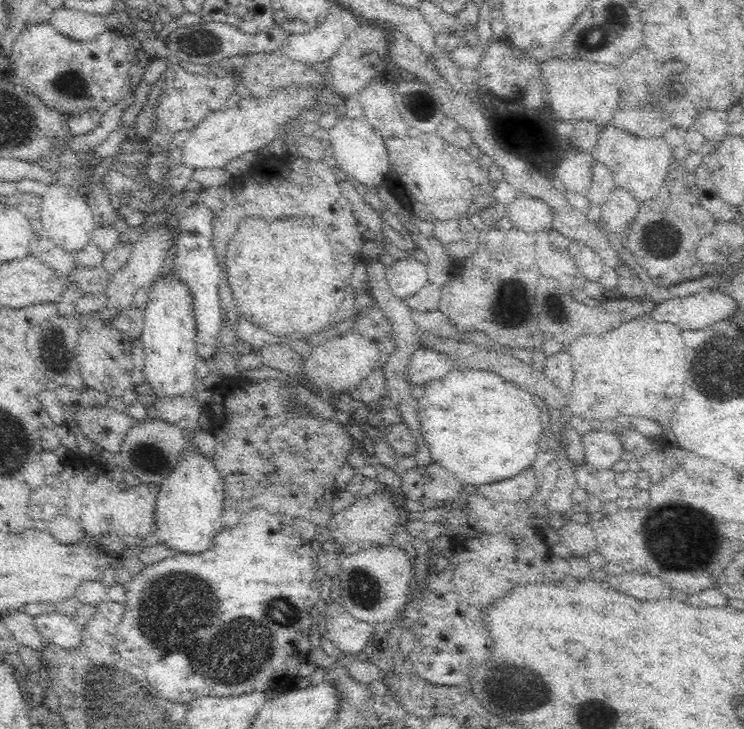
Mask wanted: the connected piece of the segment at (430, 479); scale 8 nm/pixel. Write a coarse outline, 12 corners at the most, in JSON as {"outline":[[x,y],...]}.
{"outline":[[435,461],[422,471],[423,496],[452,500],[461,484]]}

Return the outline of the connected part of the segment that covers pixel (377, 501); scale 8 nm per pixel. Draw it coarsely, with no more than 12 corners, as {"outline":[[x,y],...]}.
{"outline":[[383,486],[327,525],[341,545],[391,545],[398,506]]}

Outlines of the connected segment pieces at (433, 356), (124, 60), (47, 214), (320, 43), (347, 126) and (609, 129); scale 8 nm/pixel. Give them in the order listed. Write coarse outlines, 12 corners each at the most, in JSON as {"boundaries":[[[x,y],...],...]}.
{"boundaries":[[[431,348],[410,355],[407,379],[426,384],[457,368]],[[28,22],[12,72],[48,107],[102,116],[130,97],[136,50]],[[54,183],[41,196],[44,232],[74,252],[95,222],[83,193]],[[334,2],[304,34],[275,52],[307,66],[328,62],[361,21]],[[363,118],[327,131],[330,153],[350,179],[387,182],[385,142]],[[608,124],[591,152],[616,187],[652,200],[673,161],[662,135]]]}

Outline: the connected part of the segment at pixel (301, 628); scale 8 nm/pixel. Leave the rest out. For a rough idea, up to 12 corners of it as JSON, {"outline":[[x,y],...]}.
{"outline":[[263,508],[123,584],[115,648],[188,704],[288,688],[316,549]]}

